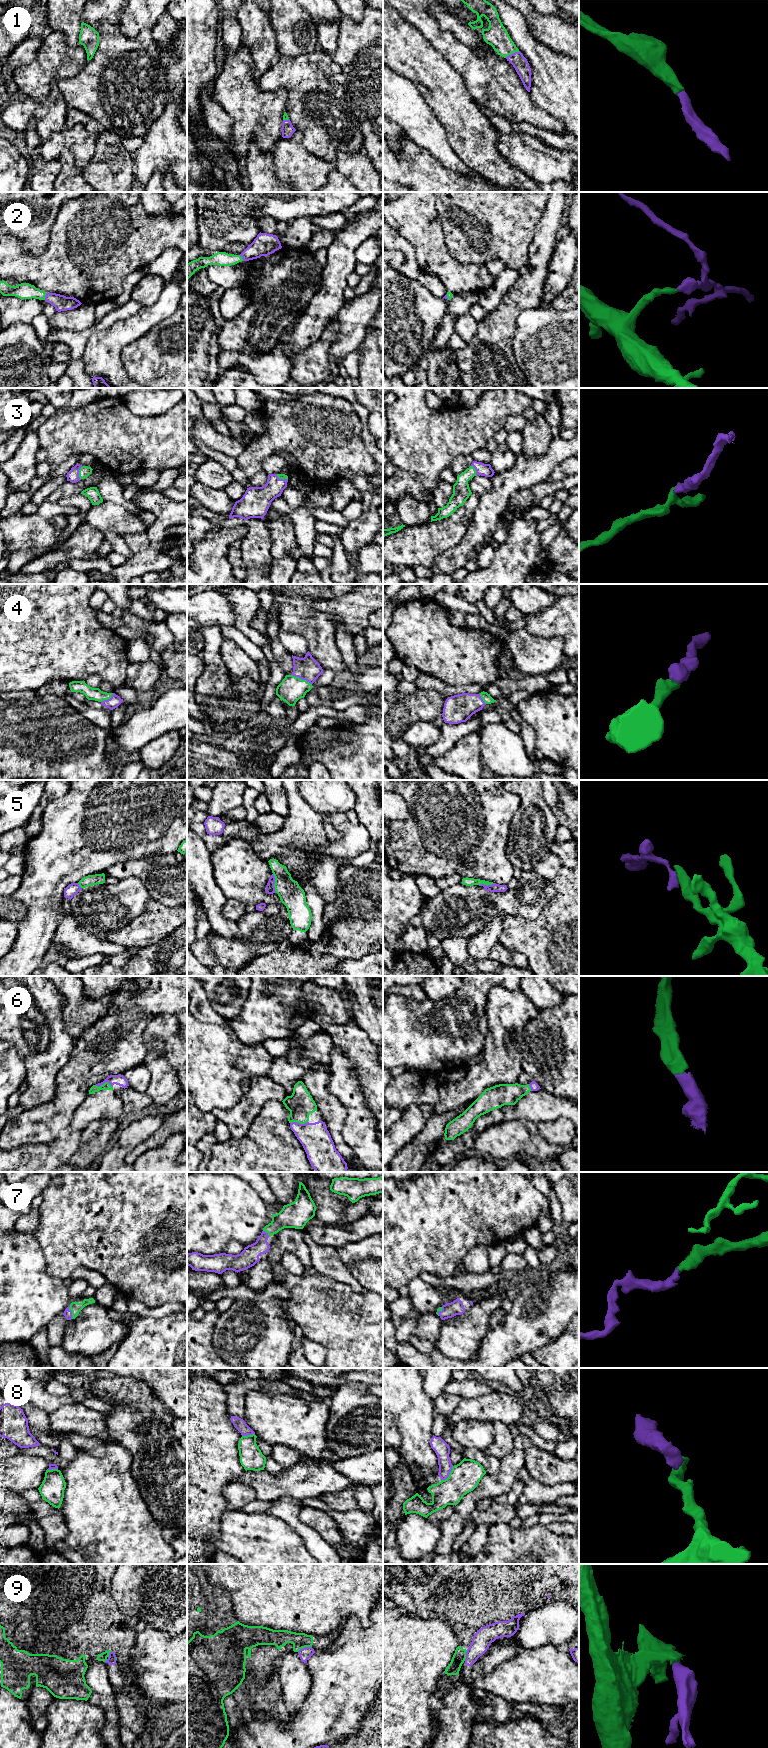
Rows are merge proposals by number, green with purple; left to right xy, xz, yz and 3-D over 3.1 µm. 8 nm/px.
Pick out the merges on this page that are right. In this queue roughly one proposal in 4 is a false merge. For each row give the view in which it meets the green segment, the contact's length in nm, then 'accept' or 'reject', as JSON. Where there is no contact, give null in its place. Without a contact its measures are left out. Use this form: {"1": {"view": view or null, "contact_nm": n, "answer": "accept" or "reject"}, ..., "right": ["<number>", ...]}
{"1": {"view": "yz", "contact_nm": 130, "answer": "accept"}, "2": {"view": "xy", "contact_nm": 60, "answer": "accept"}, "3": {"view": "xy", "contact_nm": 110, "answer": "accept"}, "4": {"view": "xz", "contact_nm": 190, "answer": "accept"}, "5": {"view": "xz", "contact_nm": 160, "answer": "reject"}, "6": {"view": "xz", "contact_nm": 140, "answer": "accept"}, "7": {"view": "xy", "contact_nm": 110, "answer": "accept"}, "8": {"view": "yz", "contact_nm": 160, "answer": "reject"}, "9": {"view": "yz", "contact_nm": 90, "answer": "reject"}, "right": ["1", "2", "3", "4", "6", "7"]}

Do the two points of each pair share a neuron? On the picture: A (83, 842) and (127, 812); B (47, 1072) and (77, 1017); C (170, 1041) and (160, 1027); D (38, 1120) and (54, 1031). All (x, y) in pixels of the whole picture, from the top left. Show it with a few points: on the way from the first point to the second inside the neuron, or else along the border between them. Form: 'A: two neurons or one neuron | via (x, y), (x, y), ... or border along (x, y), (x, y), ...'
A: one neuron | via (94, 831), (113, 812), (116, 812)
B: two neurons | border along (62, 1010), (63, 1028), (75, 1040)
C: one neuron | via (170, 1038), (163, 1030)
D: two neurons | border along (56, 1085), (54, 1096), (48, 1102), (22, 1109)

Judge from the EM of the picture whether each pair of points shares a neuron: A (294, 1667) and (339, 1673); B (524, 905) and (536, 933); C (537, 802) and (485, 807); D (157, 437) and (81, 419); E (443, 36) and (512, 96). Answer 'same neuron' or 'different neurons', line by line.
A: different neurons
B: different neurons
C: different neurons
D: same neuron
E: same neuron

